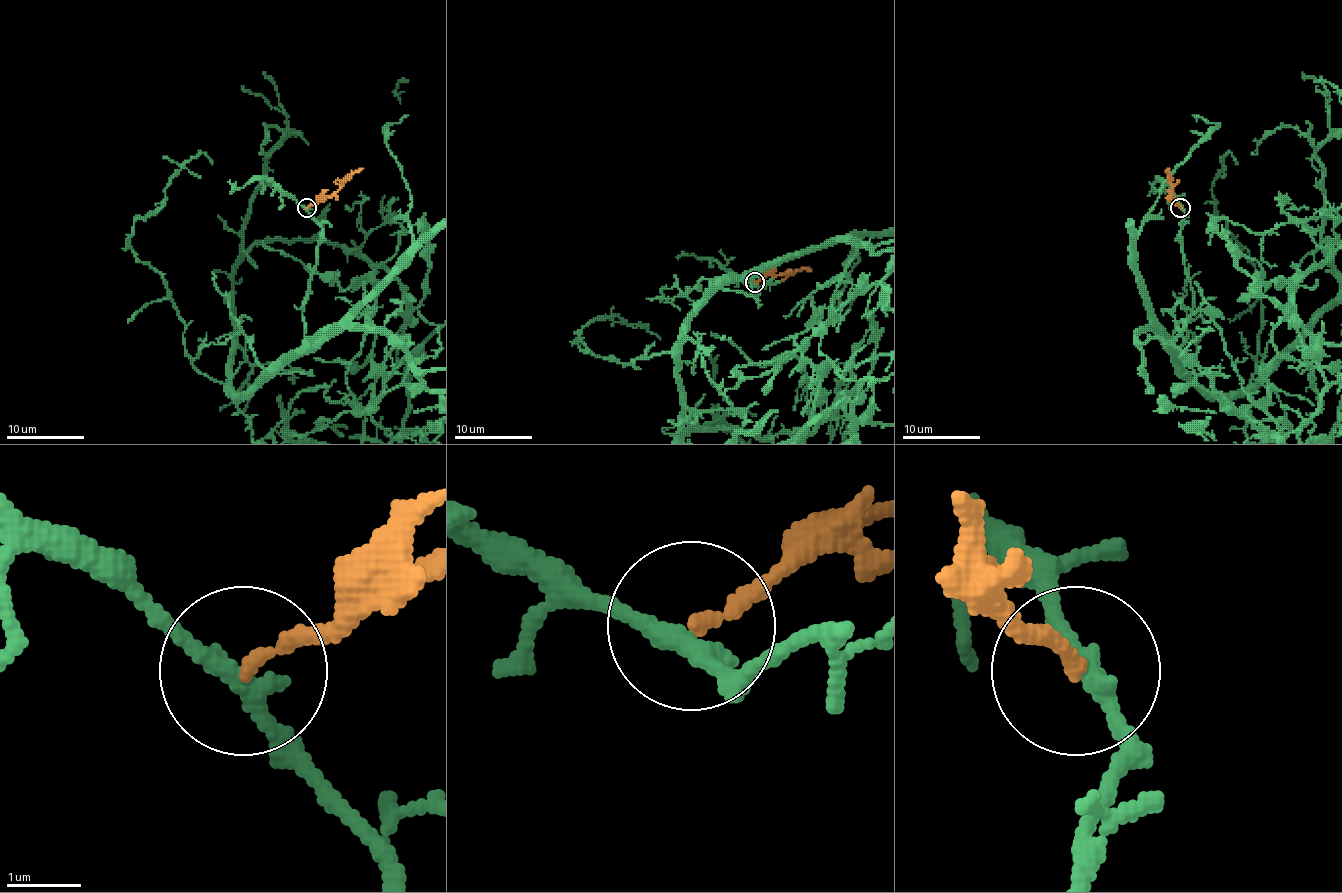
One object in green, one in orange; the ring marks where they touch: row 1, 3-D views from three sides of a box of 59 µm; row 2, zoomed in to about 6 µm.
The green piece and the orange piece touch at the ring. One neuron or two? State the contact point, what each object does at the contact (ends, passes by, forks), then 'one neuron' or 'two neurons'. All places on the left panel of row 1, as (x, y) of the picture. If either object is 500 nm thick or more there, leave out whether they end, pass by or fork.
(307, 208) | green passes by | orange ends | two neurons

